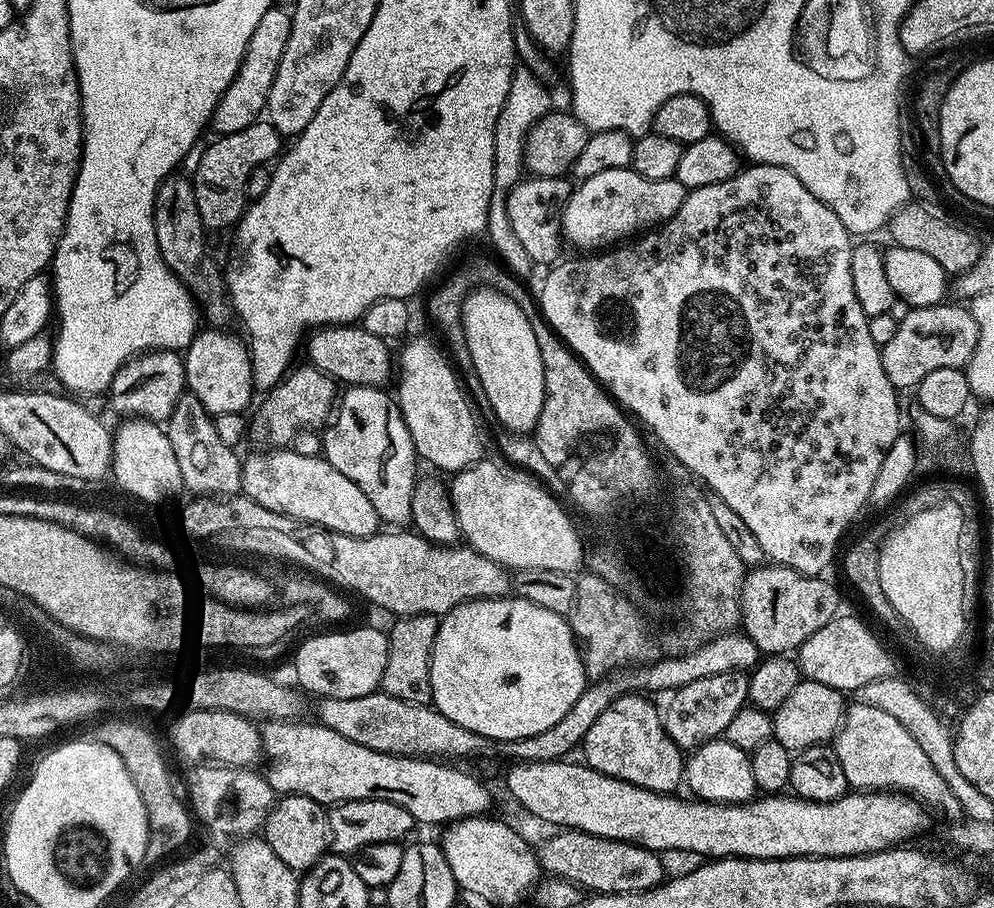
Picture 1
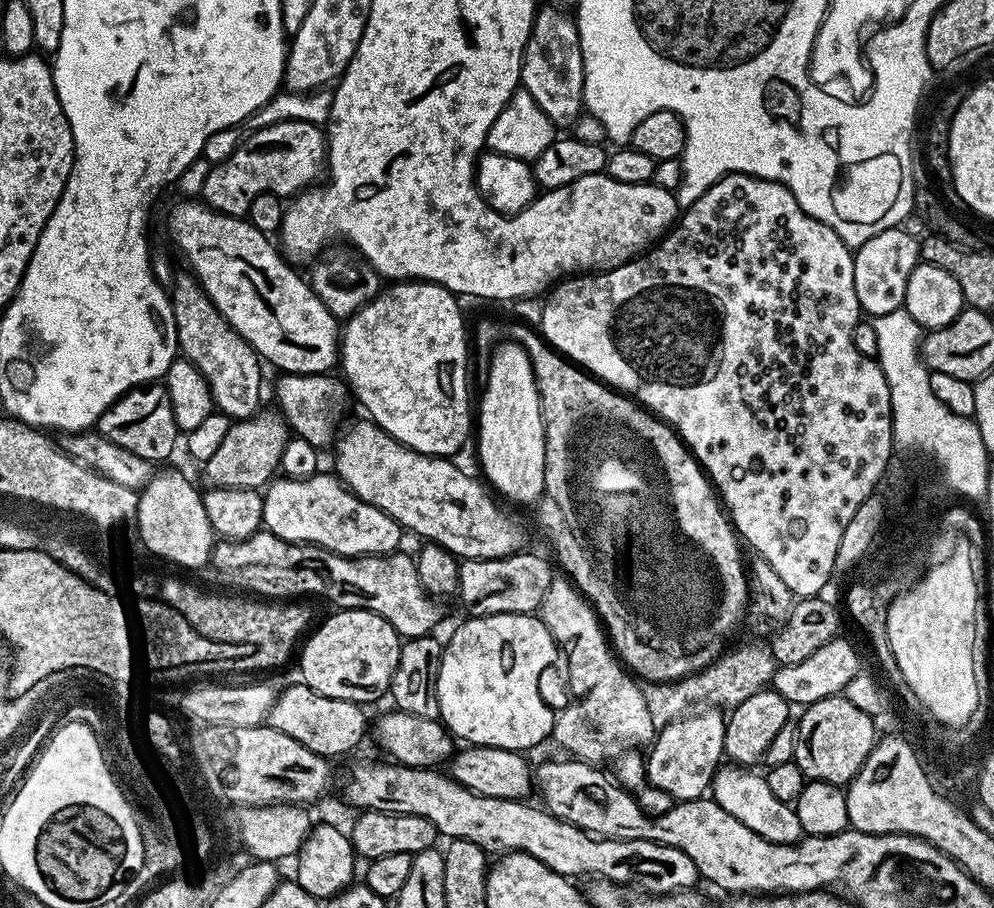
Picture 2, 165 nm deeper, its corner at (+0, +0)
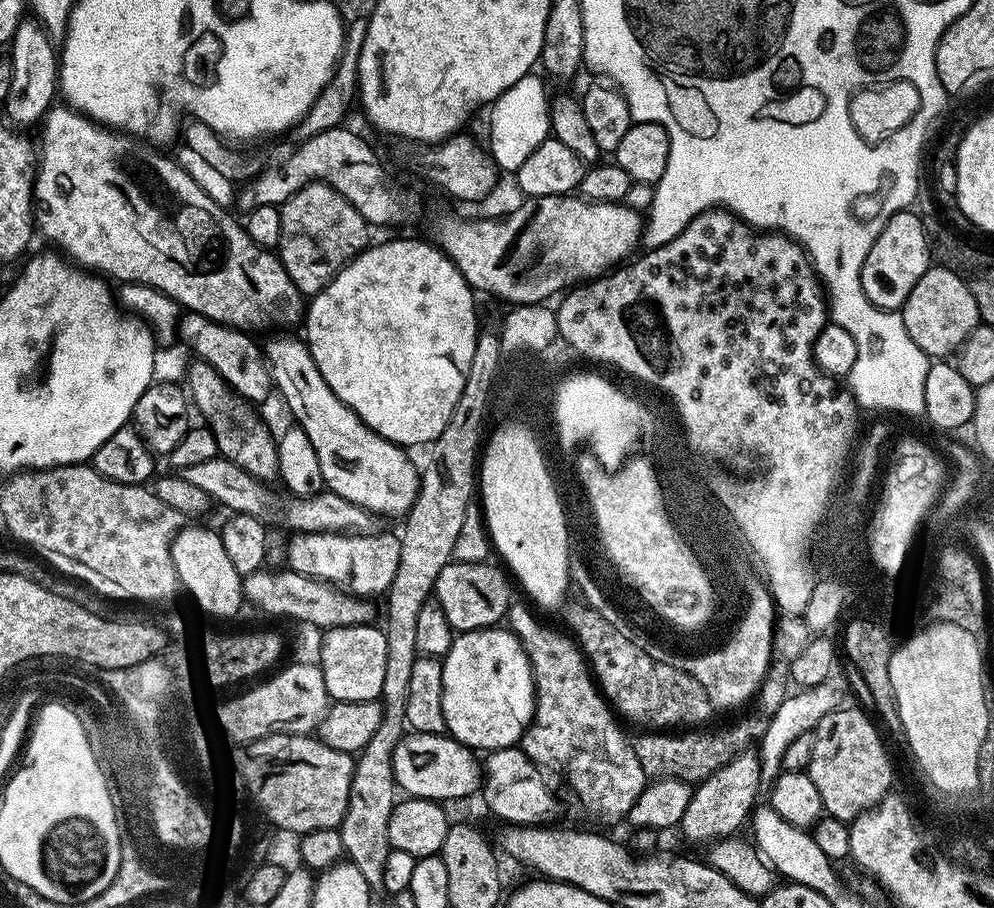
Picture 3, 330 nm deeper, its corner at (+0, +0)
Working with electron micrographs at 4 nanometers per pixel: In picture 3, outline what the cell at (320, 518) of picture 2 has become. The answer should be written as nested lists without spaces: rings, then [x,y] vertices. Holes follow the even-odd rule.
[[[387,530],[375,534],[353,534],[351,532],[298,532],[291,537],[288,544],[287,567],[298,574],[312,576],[326,584],[342,586],[344,591],[353,596],[376,598],[376,595],[387,593],[390,582],[394,582],[394,574],[398,571],[398,554],[400,553],[399,535],[391,536]]]

